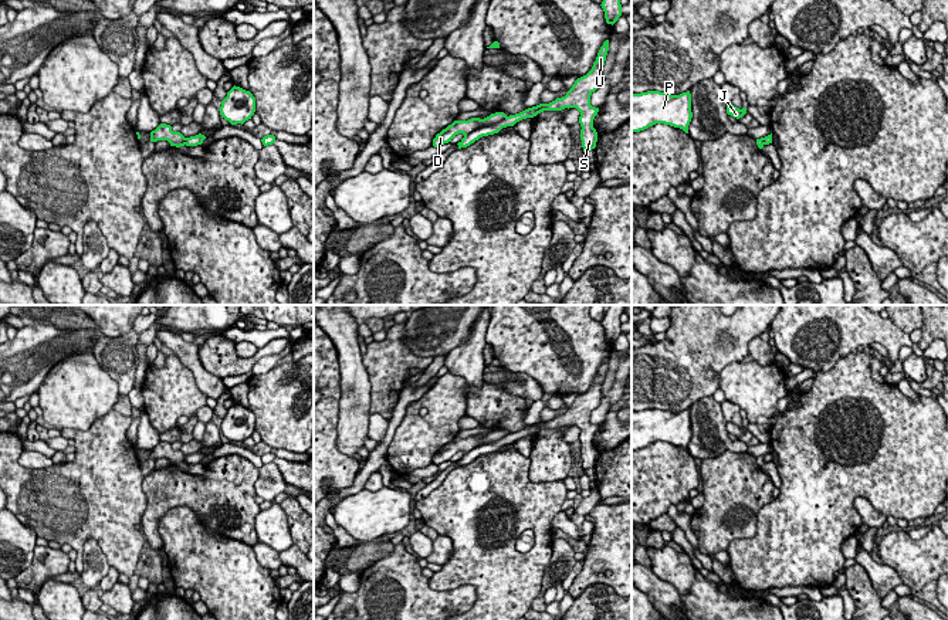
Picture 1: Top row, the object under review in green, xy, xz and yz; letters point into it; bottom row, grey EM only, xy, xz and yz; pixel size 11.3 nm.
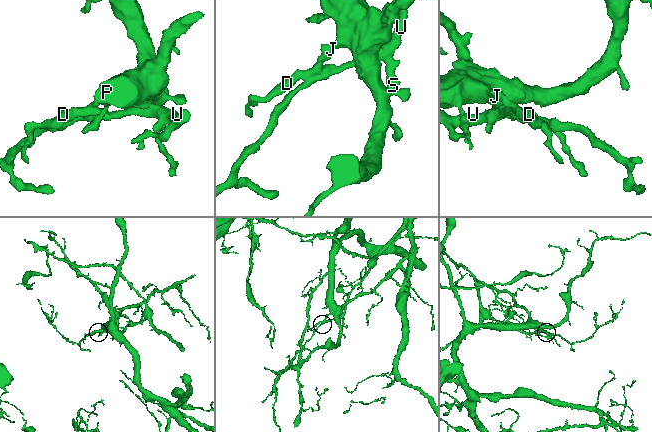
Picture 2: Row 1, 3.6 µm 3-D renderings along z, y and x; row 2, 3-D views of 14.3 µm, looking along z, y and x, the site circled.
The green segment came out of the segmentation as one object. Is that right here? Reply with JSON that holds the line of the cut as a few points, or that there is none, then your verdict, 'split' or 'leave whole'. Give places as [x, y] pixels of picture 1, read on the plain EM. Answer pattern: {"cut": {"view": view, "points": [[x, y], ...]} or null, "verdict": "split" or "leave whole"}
{"cut": {"view": "xz", "points": [[507, 434], [478, 444], [464, 454]]}, "verdict": "split"}

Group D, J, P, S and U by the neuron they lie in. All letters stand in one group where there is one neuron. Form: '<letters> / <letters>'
D J P / S U

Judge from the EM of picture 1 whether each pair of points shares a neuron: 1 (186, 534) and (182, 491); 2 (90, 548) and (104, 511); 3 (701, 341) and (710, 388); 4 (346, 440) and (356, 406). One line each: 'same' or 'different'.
1: different
2: different
3: same
4: same

